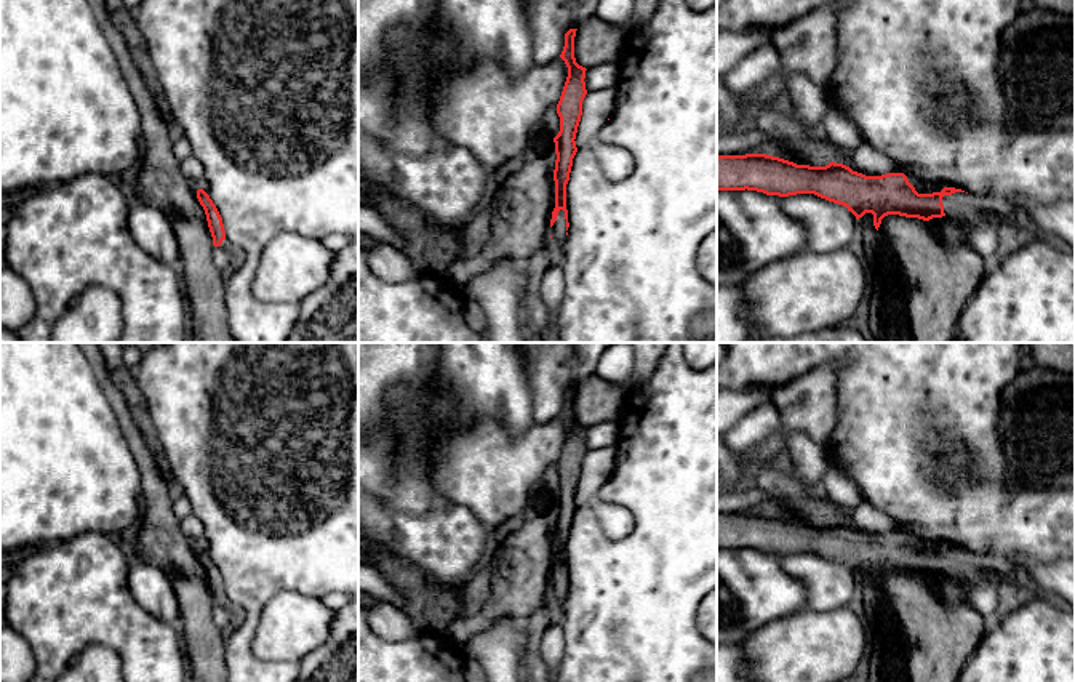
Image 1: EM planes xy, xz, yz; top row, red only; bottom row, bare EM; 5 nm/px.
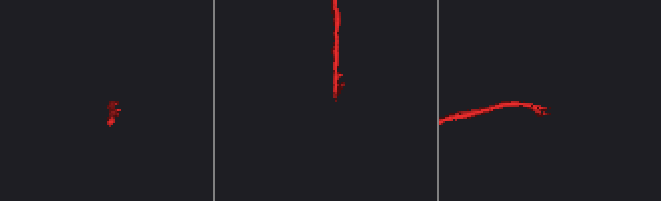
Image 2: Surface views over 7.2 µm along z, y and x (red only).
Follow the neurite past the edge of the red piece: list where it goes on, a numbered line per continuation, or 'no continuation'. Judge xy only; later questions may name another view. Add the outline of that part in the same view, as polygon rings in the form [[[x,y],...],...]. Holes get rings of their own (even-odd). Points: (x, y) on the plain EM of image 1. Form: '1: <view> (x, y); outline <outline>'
1: xy (235, 612); outline [[[222,599],[221,607],[224,607],[230,616],[230,629],[238,629],[245,624],[245,612],[240,605]]]

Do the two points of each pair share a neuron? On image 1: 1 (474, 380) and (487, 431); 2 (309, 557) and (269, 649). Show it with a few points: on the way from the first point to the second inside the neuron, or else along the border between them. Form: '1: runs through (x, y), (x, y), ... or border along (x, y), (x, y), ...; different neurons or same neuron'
1: border along (447, 428), (495, 420), (519, 434); different neurons
2: border along (320, 597), (279, 591), (261, 612); different neurons

